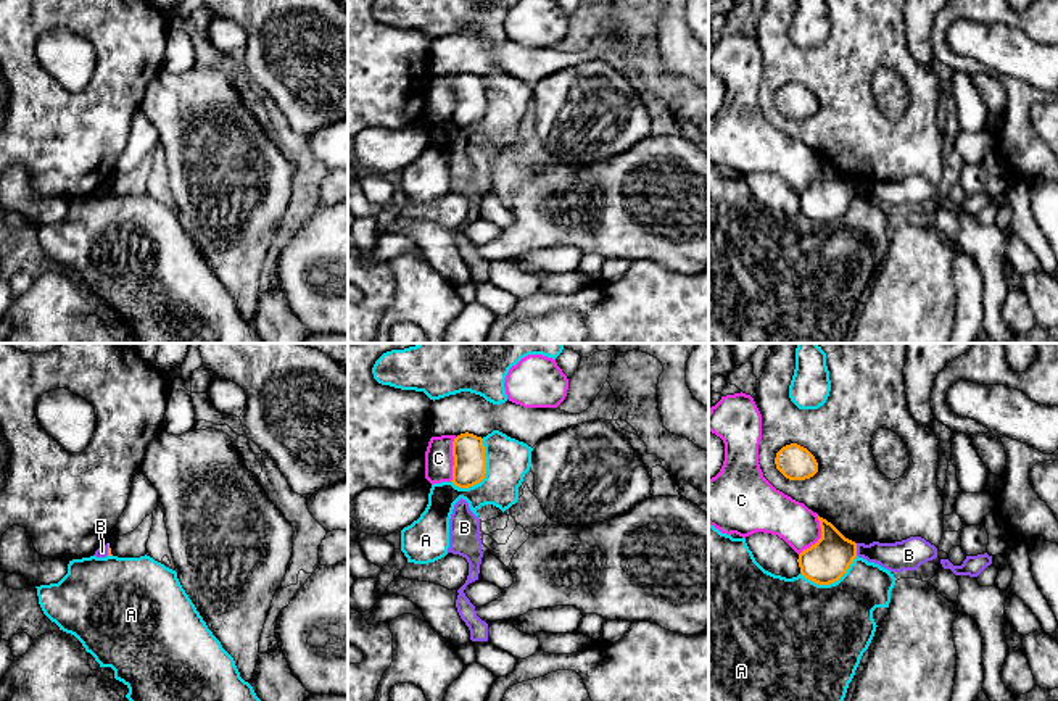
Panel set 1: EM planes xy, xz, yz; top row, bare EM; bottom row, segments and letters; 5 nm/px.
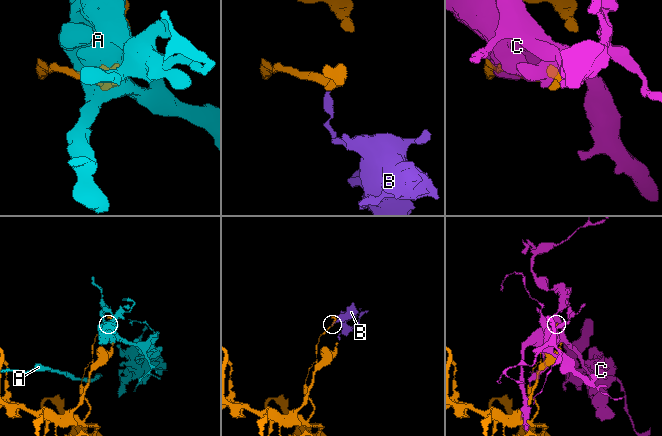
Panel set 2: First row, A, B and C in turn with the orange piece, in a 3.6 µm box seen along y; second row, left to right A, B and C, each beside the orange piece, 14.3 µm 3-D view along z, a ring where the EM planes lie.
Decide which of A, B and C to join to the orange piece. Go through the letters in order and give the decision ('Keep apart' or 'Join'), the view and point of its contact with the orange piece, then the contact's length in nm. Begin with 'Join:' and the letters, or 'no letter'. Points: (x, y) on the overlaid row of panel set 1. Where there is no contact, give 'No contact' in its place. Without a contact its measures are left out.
Join: no letter
A: Keep apart. Touches orange at xz (485, 472). Shared border 280 nm
B: Keep apart. Touches orange at yz (855, 550). Shared border 60 nm
C: Keep apart. Touches orange at yz (822, 537). Shared border 220 nm

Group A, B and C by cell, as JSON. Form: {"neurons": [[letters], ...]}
{"neurons": [["A"], ["B"], ["C"]]}

